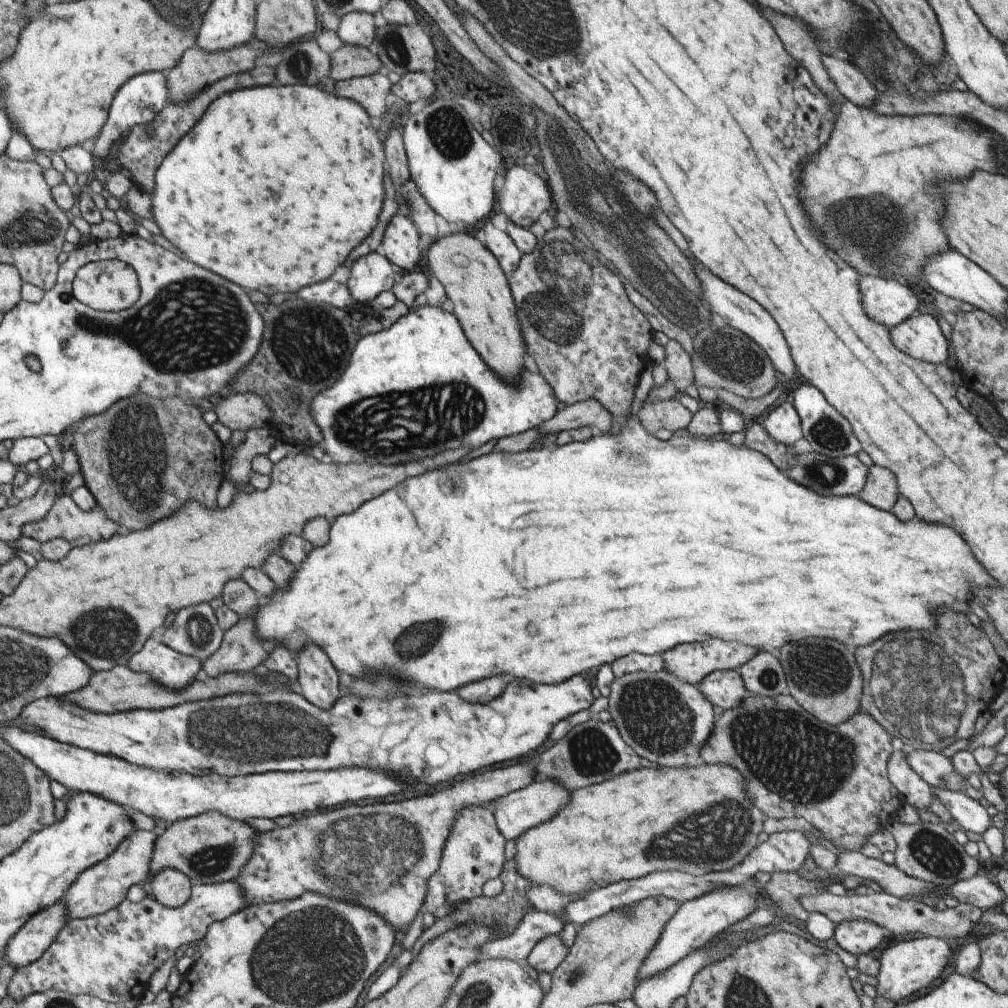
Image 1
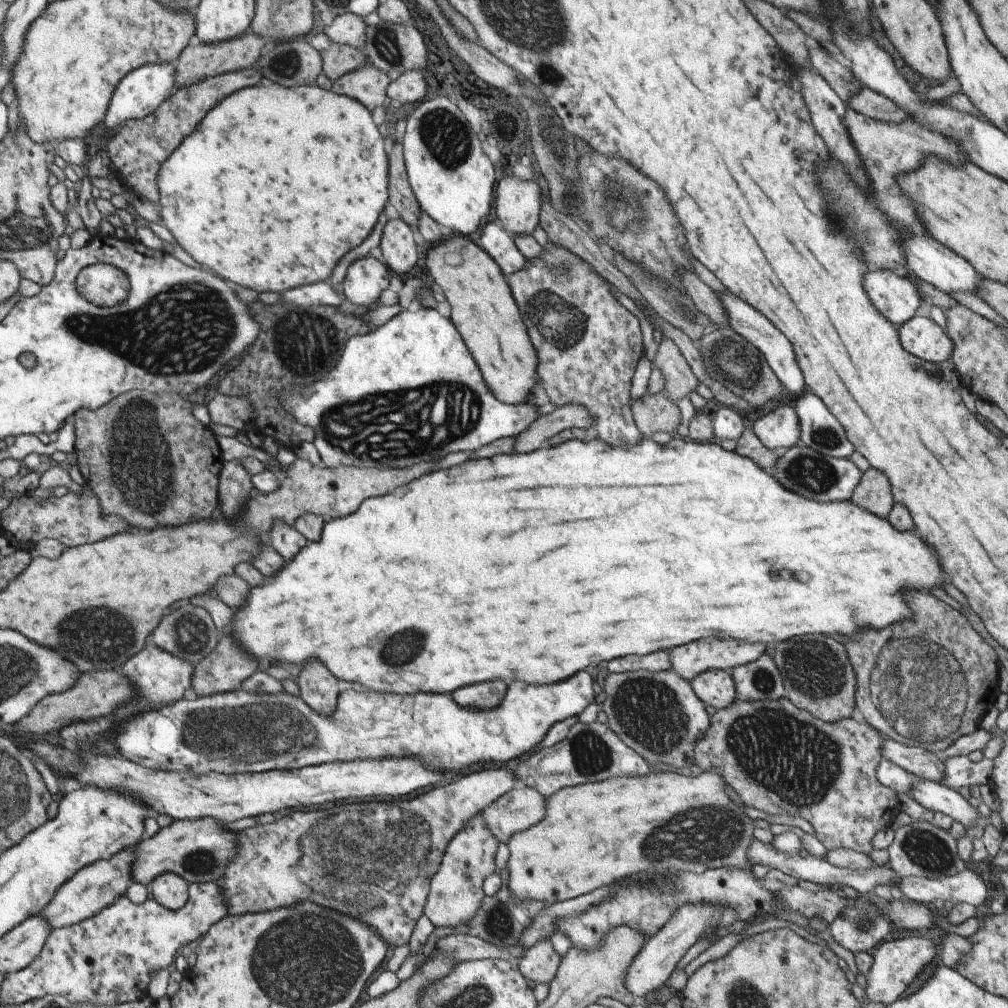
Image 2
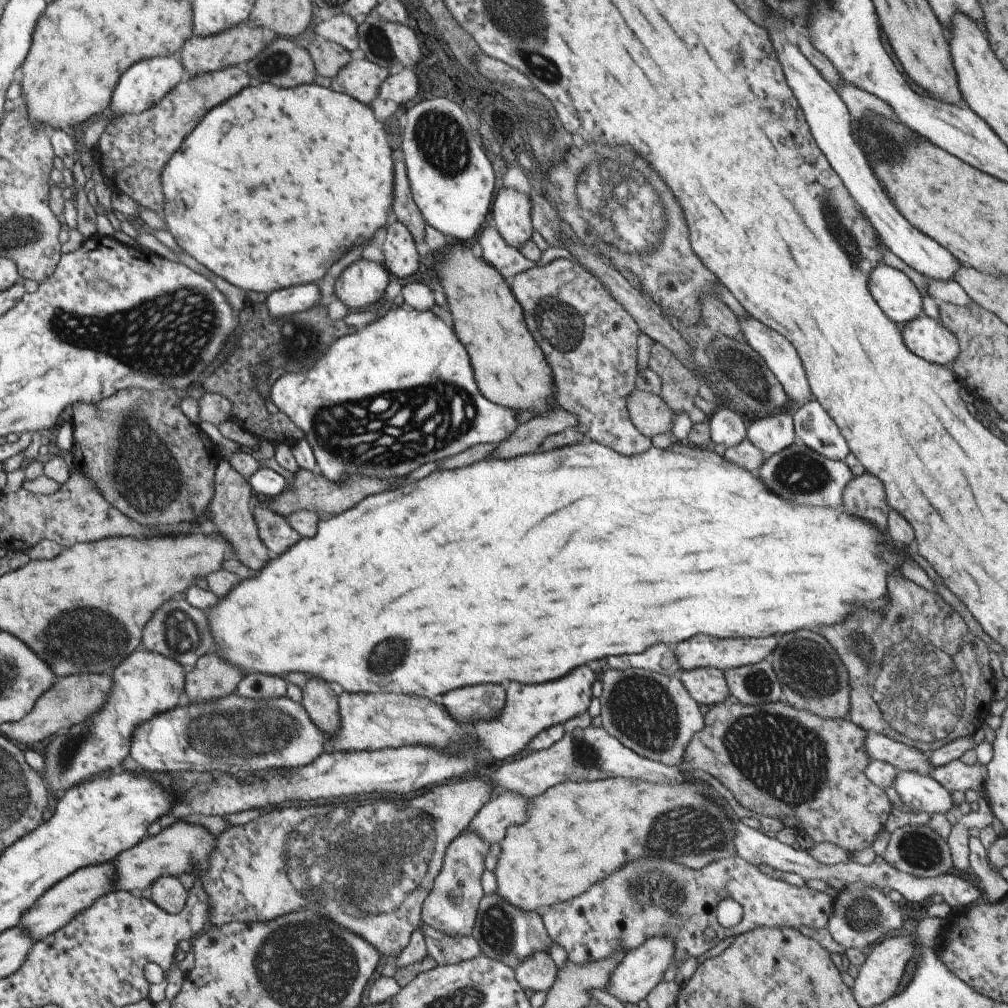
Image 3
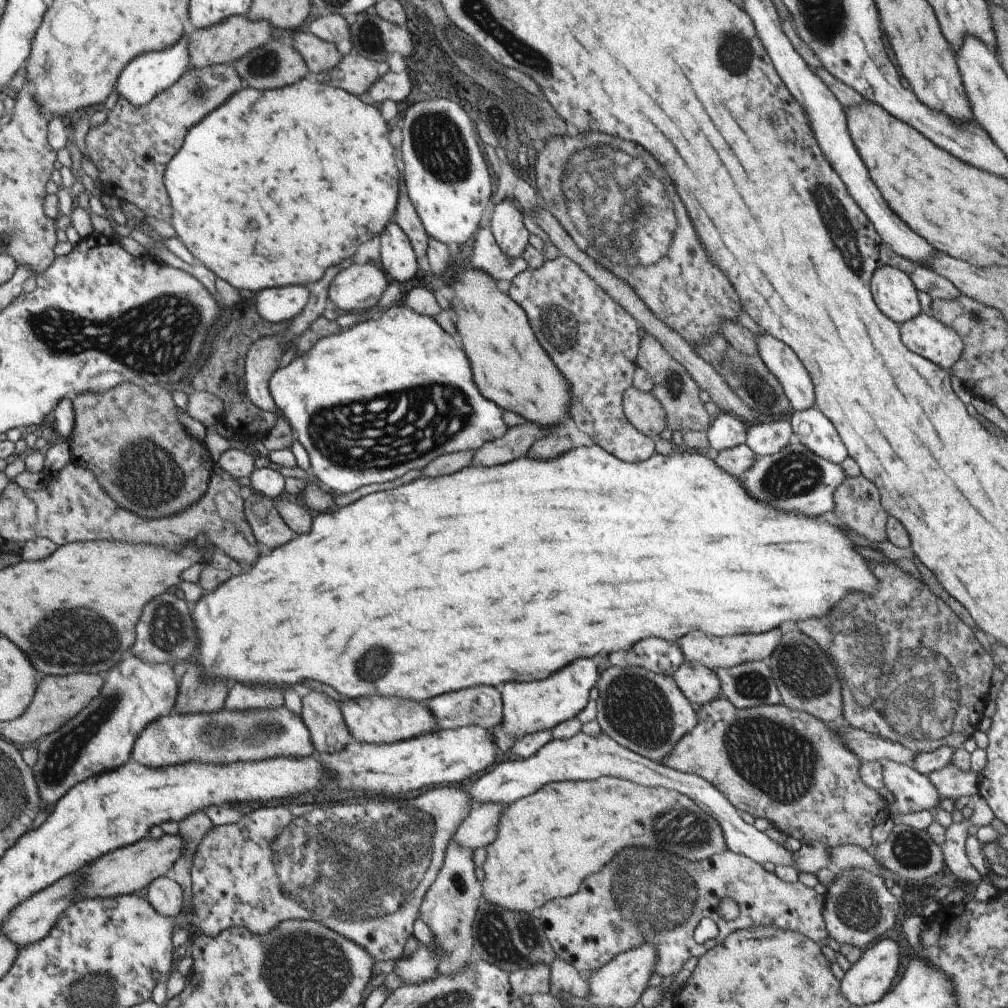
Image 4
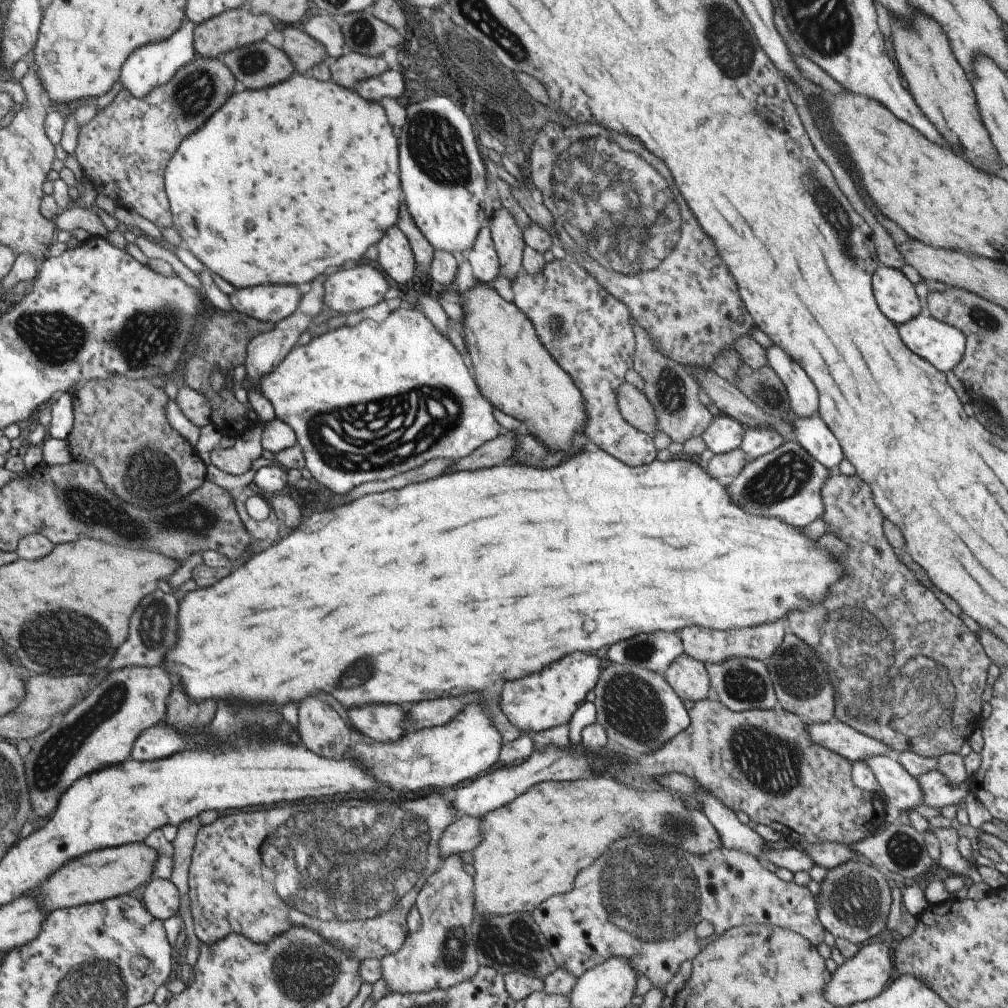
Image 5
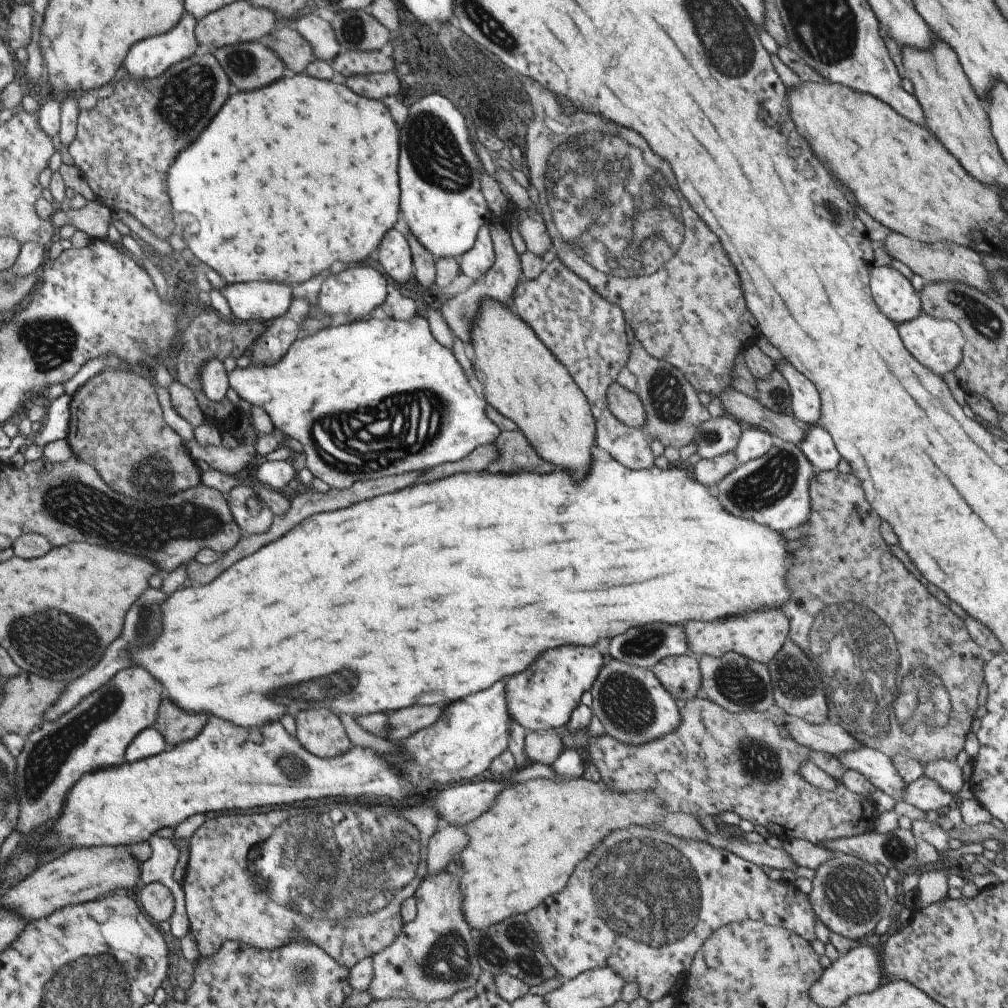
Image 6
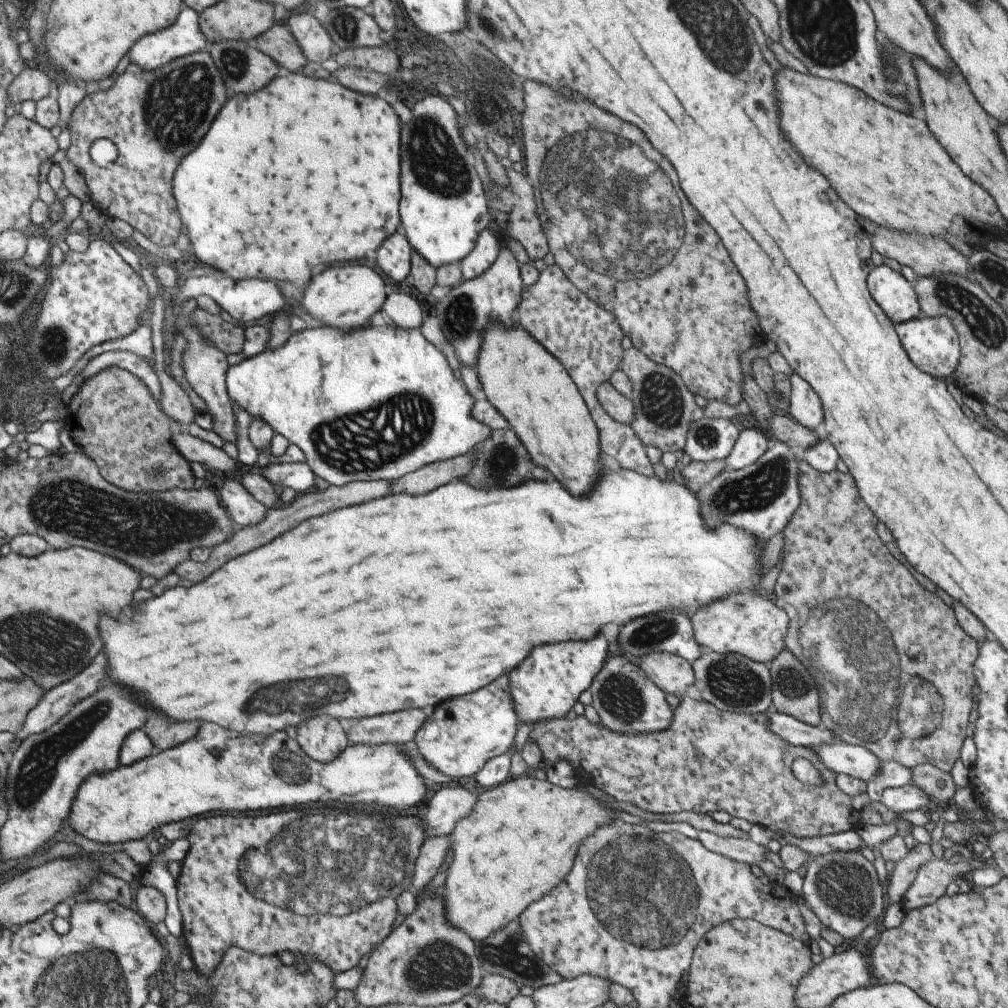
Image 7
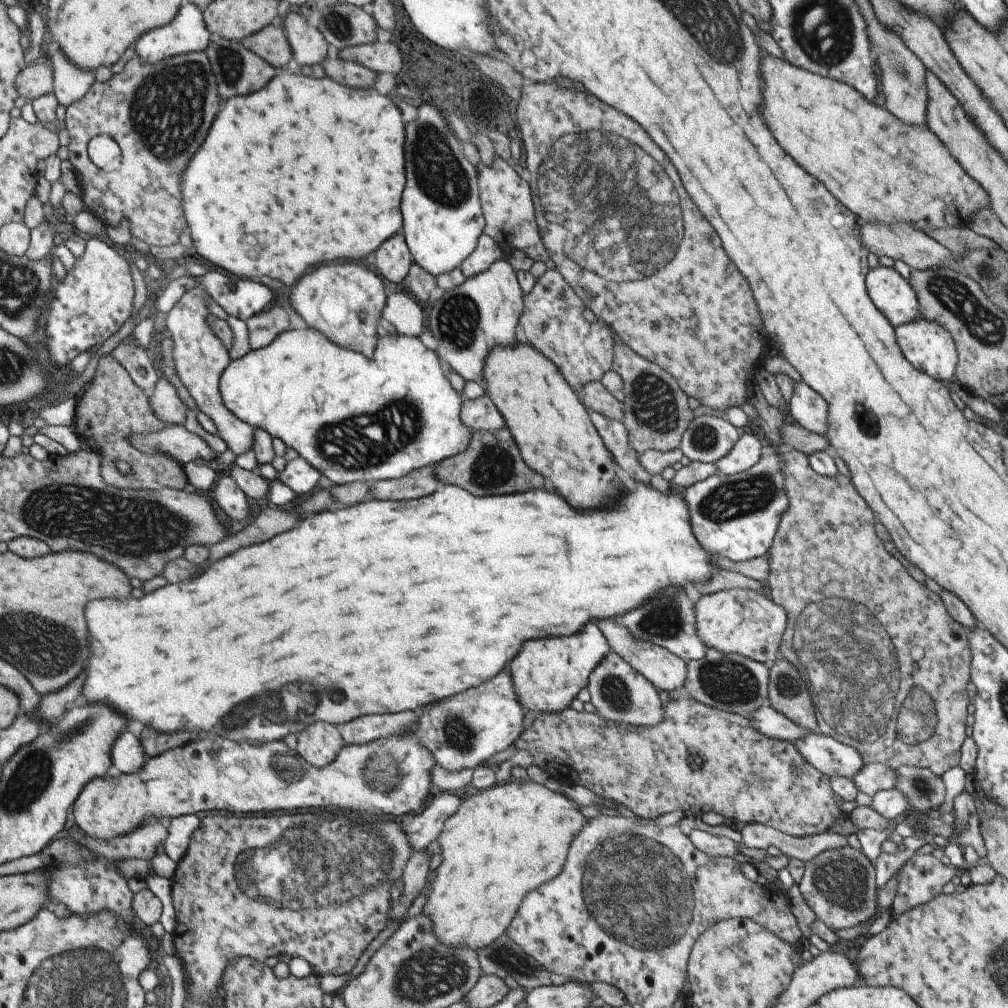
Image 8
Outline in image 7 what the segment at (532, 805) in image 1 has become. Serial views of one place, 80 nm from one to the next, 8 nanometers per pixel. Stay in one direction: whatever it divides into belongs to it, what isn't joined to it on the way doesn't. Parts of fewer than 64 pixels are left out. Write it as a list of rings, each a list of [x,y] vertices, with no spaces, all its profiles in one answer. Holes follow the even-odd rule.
[[[449,834],[431,835],[424,838],[414,864],[411,885],[408,886],[411,892],[417,894],[423,890],[431,878],[443,868],[447,862],[449,850]]]

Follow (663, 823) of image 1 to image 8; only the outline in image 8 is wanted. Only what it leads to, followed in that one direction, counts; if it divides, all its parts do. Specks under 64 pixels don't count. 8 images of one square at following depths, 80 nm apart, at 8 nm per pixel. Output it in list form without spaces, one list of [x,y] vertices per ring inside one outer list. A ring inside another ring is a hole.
[[[511,779],[463,799],[436,838],[442,852],[435,857],[431,890],[421,911],[430,918],[434,935],[450,947],[465,945],[476,951],[505,933],[526,893],[561,872],[570,842],[586,823],[579,807],[562,792],[553,792],[531,779]]]

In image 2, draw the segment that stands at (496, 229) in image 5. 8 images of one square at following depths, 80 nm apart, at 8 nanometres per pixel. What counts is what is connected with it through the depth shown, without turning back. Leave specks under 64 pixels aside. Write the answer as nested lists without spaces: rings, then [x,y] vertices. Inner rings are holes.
[[[506,169],[506,176],[498,182],[495,190],[495,216],[503,223],[505,232],[512,238],[531,233],[538,224],[540,204],[539,186],[535,180],[520,180]]]

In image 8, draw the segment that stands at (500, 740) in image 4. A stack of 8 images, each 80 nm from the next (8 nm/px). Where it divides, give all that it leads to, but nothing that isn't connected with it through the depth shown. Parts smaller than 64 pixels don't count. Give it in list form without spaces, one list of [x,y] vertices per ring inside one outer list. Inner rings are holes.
[[[593,621],[578,633],[565,638],[525,642],[521,652],[509,662],[515,696],[522,709],[525,712],[532,710],[539,715],[561,712],[569,707],[577,692],[587,686],[589,673],[608,653],[609,648],[603,633]]]

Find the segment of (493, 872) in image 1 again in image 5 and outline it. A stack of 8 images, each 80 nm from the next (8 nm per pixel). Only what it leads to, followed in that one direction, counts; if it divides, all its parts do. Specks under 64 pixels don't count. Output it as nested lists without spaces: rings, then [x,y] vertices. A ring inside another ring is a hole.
[[[459,854],[446,856],[439,864],[439,868],[425,881],[417,893],[414,906],[420,916],[420,927],[416,931],[408,932],[403,946],[392,955],[380,960],[381,978],[393,993],[420,993],[433,989],[446,989],[454,984],[467,980],[480,965],[473,948],[470,924],[474,919],[473,879],[463,869],[463,861]]]

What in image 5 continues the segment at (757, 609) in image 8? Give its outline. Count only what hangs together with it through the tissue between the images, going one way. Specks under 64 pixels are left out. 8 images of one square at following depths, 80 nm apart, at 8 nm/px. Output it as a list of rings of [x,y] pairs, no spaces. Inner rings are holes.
[[[776,620],[766,625],[749,627],[746,629],[733,629],[732,631],[714,631],[704,628],[682,628],[677,636],[682,644],[683,654],[705,663],[722,663],[729,657],[745,657],[765,661],[775,652],[783,638],[782,620]]]

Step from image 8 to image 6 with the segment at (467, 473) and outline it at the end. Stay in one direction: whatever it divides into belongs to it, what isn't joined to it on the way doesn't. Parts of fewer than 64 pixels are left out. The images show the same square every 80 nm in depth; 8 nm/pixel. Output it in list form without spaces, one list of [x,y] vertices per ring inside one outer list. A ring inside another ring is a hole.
[[[500,431],[493,444],[497,447],[498,457],[487,465],[489,472],[517,472],[529,470],[535,474],[553,472],[554,464],[547,463],[537,456],[522,432]]]

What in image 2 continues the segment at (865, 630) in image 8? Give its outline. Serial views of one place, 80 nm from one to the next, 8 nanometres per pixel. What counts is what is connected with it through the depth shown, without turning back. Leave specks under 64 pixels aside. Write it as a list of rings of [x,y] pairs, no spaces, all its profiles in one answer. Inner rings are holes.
[[[869,468],[863,472],[849,501],[869,512],[875,512],[881,518],[887,518],[887,512],[891,510],[891,504],[893,504],[889,482],[881,472],[877,472],[875,468]],[[907,592],[905,594],[905,600],[911,608],[911,618],[905,619],[899,624],[893,624],[893,628],[885,628],[881,632],[863,632],[859,634],[855,640],[849,640],[845,638],[843,642],[839,642],[844,646],[846,655],[849,662],[852,664],[854,675],[856,678],[856,691],[854,694],[854,706],[855,714],[859,719],[863,719],[865,723],[873,727],[884,738],[891,739],[895,742],[900,742],[904,745],[920,746],[926,751],[934,752],[938,755],[942,750],[945,750],[950,744],[953,744],[960,736],[968,735],[972,733],[978,726],[982,716],[991,706],[994,706],[996,696],[1000,693],[997,689],[997,678],[999,664],[996,658],[995,651],[981,638],[981,635],[973,630],[970,622],[966,619],[966,616],[955,611],[947,604],[943,604],[941,600],[935,600],[927,594],[921,594],[921,592]]]

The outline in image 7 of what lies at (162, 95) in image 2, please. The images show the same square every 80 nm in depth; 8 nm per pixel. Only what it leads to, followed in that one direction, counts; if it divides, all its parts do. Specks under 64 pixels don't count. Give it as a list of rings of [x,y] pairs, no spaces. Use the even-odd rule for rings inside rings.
[[[182,4],[178,17],[173,21],[173,24],[170,24],[167,28],[142,36],[129,47],[126,55],[129,57],[129,62],[135,67],[139,67],[144,71],[152,71],[175,58],[178,59],[179,57],[206,49],[207,40],[199,30],[198,13]]]

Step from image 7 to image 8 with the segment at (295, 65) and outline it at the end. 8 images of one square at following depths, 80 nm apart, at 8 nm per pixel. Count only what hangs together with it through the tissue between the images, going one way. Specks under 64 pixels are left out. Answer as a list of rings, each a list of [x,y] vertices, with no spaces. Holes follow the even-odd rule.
[[[269,24],[261,30],[247,35],[240,43],[242,47],[254,52],[275,69],[285,66],[292,58],[292,52],[282,27]]]

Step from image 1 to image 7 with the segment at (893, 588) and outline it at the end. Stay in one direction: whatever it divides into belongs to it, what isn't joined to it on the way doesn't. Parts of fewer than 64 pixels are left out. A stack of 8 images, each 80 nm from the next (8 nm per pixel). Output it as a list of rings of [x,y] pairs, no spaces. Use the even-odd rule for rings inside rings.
[[[603,466],[600,472],[593,488],[585,496],[571,496],[557,480],[527,480],[513,488],[475,490],[463,479],[451,479],[441,484],[441,488],[435,488],[423,496],[409,496],[406,492],[389,493],[361,504],[309,517],[269,544],[229,560],[201,584],[189,588],[177,586],[153,600],[143,602],[139,610],[123,622],[113,622],[101,616],[99,632],[105,644],[103,650],[109,658],[109,680],[141,692],[151,708],[157,708],[173,720],[207,720],[235,732],[261,732],[264,736],[284,730],[287,725],[295,727],[298,722],[320,714],[329,715],[345,724],[363,717],[408,708],[437,706],[447,698],[469,694],[493,682],[493,678],[507,672],[509,668],[515,668],[525,656],[529,656],[537,644],[587,641],[605,624],[617,624],[620,627],[639,616],[649,616],[663,610],[682,612],[689,617],[695,611],[706,609],[711,603],[730,595],[757,594],[760,580],[764,578],[762,546],[752,532],[741,527],[717,523],[713,528],[707,528],[695,487],[683,483],[676,473],[669,480],[661,480],[655,474],[643,476],[629,469],[611,470],[607,466]]]

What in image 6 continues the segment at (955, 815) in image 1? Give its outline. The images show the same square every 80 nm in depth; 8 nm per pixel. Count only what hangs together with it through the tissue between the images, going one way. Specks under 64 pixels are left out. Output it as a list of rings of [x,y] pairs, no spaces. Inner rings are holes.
[[[861,746],[837,758],[842,764],[841,768],[853,769],[865,775],[874,788],[883,791],[892,803],[904,798],[904,790],[908,784],[895,770],[892,759],[884,753],[868,746],[867,748]]]

